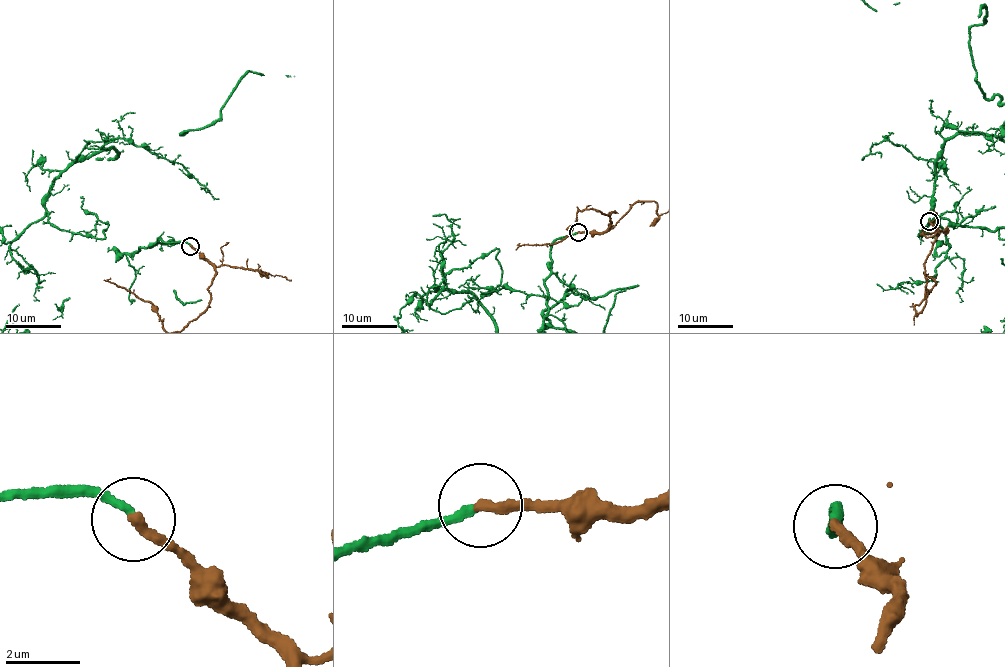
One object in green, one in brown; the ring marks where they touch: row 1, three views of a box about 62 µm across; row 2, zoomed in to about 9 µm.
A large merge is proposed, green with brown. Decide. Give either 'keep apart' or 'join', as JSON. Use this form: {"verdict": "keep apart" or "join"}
{"verdict": "join"}

